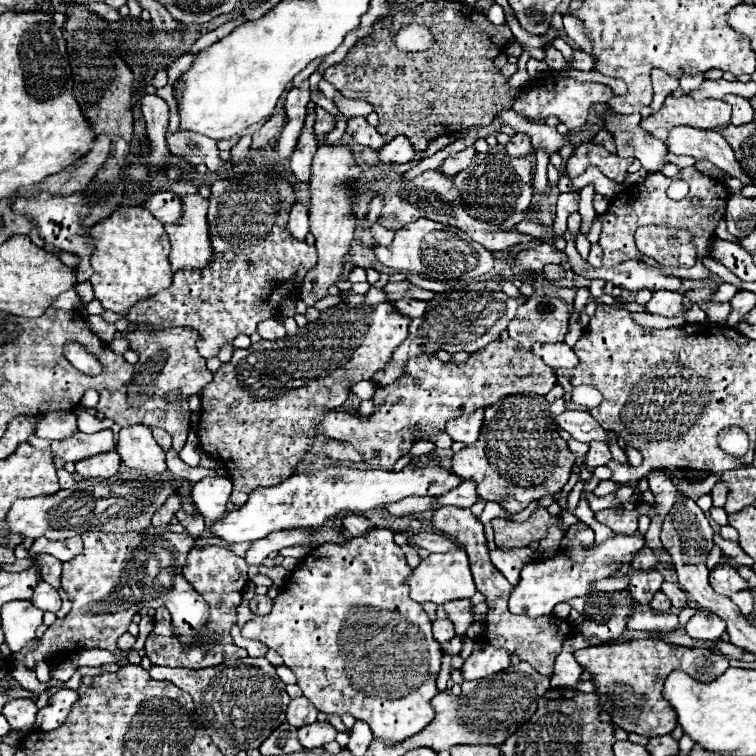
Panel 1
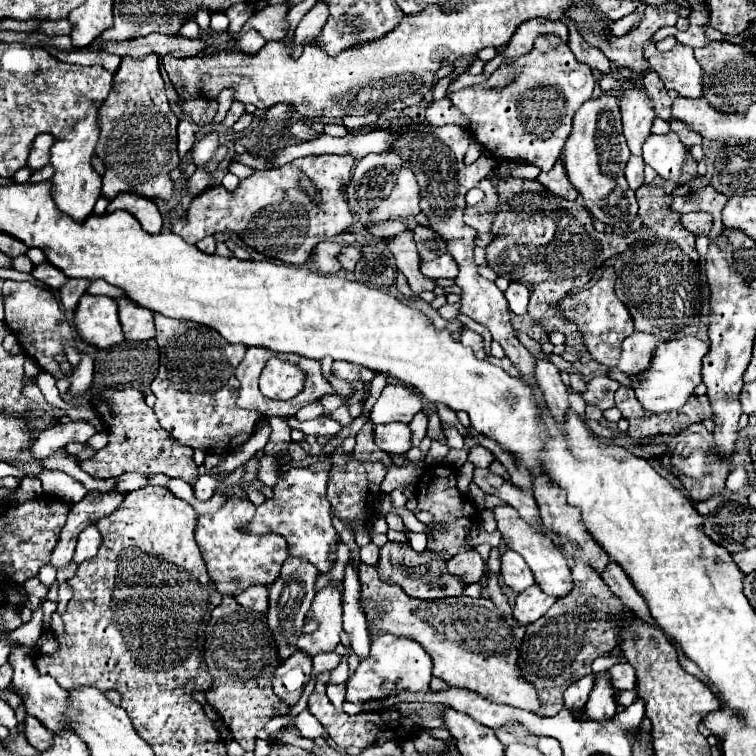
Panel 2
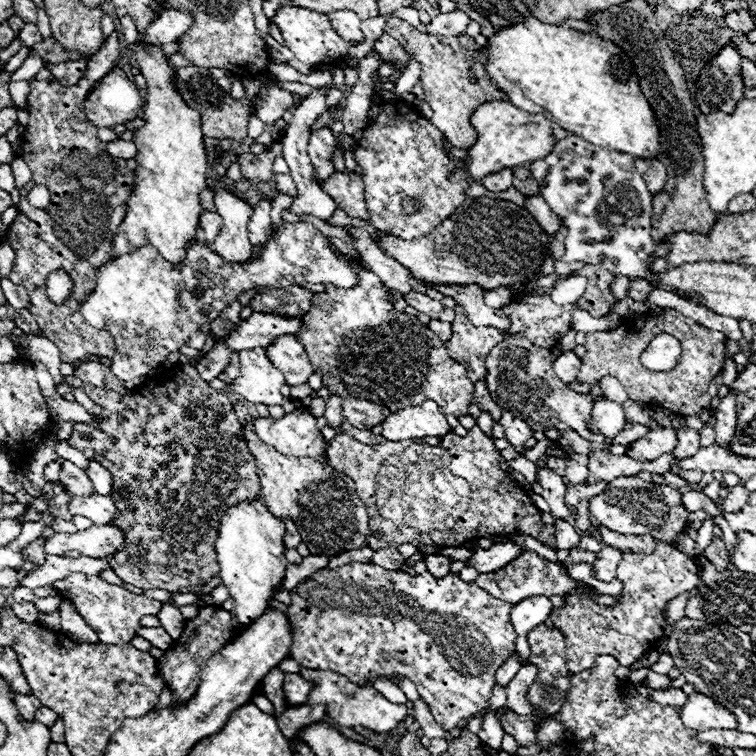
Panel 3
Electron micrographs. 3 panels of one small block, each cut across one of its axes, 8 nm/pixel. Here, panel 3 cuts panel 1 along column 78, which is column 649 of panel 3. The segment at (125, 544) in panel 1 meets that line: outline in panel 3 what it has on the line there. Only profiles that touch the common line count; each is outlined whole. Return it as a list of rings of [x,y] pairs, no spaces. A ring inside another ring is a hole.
[[[656,540],[656,550],[652,554],[636,554],[636,552],[624,552],[622,554],[622,562],[618,566],[618,580],[622,582],[622,600],[616,602],[616,606],[602,606],[596,604],[590,598],[590,590],[592,586],[584,584],[582,580],[578,580],[578,586],[564,594],[566,606],[564,608],[552,608],[552,622],[554,626],[562,628],[568,644],[566,644],[566,666],[570,674],[580,674],[582,670],[588,670],[594,666],[594,660],[602,654],[610,654],[614,656],[622,666],[632,666],[642,654],[654,650],[654,644],[658,644],[660,636],[662,636],[662,620],[664,620],[664,608],[678,596],[684,594],[692,588],[696,588],[700,584],[700,576],[698,576],[698,566],[694,562],[694,558],[686,556],[686,554],[676,554],[676,548]]]

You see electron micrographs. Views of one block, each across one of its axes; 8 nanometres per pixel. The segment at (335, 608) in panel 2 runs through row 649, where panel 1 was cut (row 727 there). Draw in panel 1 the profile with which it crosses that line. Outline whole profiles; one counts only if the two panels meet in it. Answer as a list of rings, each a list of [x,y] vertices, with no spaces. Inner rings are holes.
[[[314,722],[298,728],[298,740],[304,748],[322,748],[326,742],[336,738],[336,728],[330,722]]]

